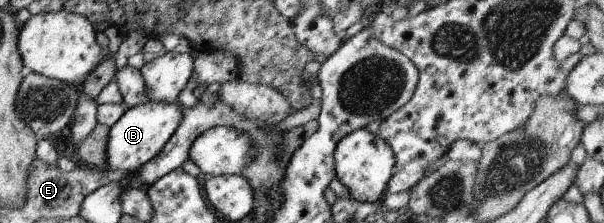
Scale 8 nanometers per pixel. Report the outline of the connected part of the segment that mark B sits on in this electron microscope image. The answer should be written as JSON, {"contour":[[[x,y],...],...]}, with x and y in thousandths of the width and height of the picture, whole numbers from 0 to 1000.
{"contour":[[[242,457],[212,484],[185,570],[180,570],[174,659],[174,758],[219,771],[252,713],[288,596],[300,538],[301,493],[291,462]]]}

